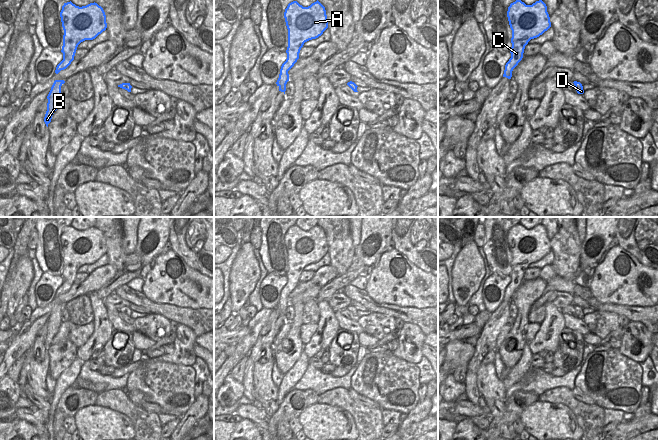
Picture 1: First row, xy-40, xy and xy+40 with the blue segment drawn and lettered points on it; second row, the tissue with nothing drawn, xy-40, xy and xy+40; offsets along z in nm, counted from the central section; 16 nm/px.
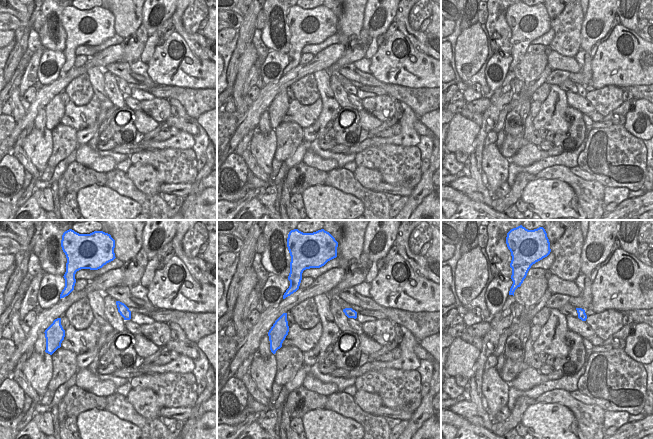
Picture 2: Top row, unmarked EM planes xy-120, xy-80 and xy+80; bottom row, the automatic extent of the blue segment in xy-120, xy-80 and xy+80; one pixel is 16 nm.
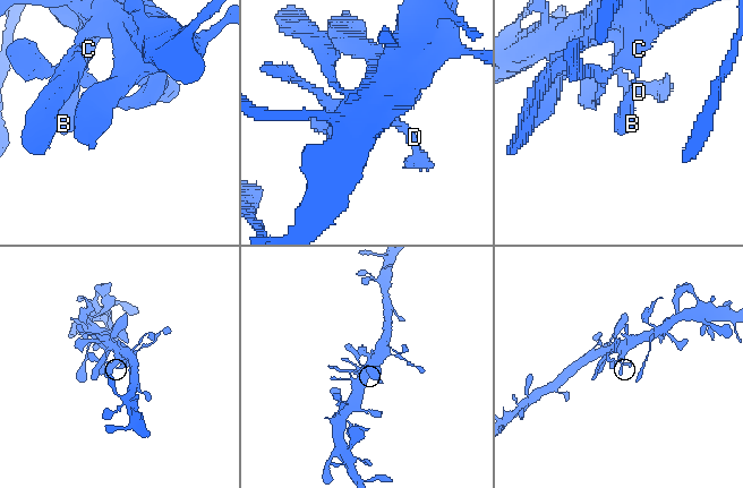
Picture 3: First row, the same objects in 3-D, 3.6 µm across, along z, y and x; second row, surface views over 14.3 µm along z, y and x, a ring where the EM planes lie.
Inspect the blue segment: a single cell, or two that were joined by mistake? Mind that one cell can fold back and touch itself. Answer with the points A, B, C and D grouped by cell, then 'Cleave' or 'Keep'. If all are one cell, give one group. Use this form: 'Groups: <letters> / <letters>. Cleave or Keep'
Groups: A B C D. Keep

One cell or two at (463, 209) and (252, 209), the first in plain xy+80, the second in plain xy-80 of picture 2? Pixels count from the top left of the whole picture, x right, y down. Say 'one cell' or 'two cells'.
one cell

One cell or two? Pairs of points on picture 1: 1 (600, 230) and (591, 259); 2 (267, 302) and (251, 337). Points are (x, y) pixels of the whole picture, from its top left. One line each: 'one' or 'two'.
1: one
2: two

